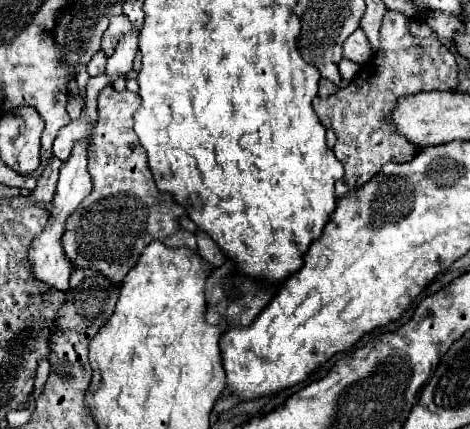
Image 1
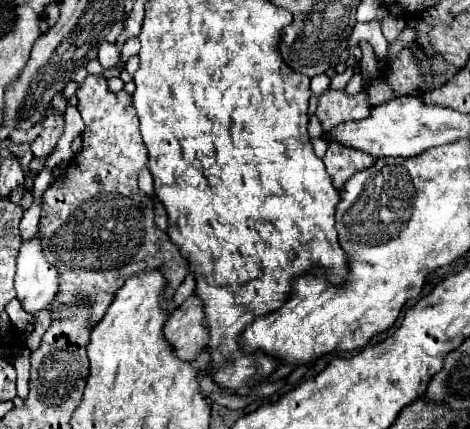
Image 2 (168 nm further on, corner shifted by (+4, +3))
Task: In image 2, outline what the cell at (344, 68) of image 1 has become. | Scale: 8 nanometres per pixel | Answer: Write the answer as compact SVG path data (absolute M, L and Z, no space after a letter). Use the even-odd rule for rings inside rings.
M379 21L356 22L349 37L349 47L347 47L351 59L361 59L361 49L359 49L361 41L367 41L372 45L377 59L382 60L387 55L388 42L381 33Z

